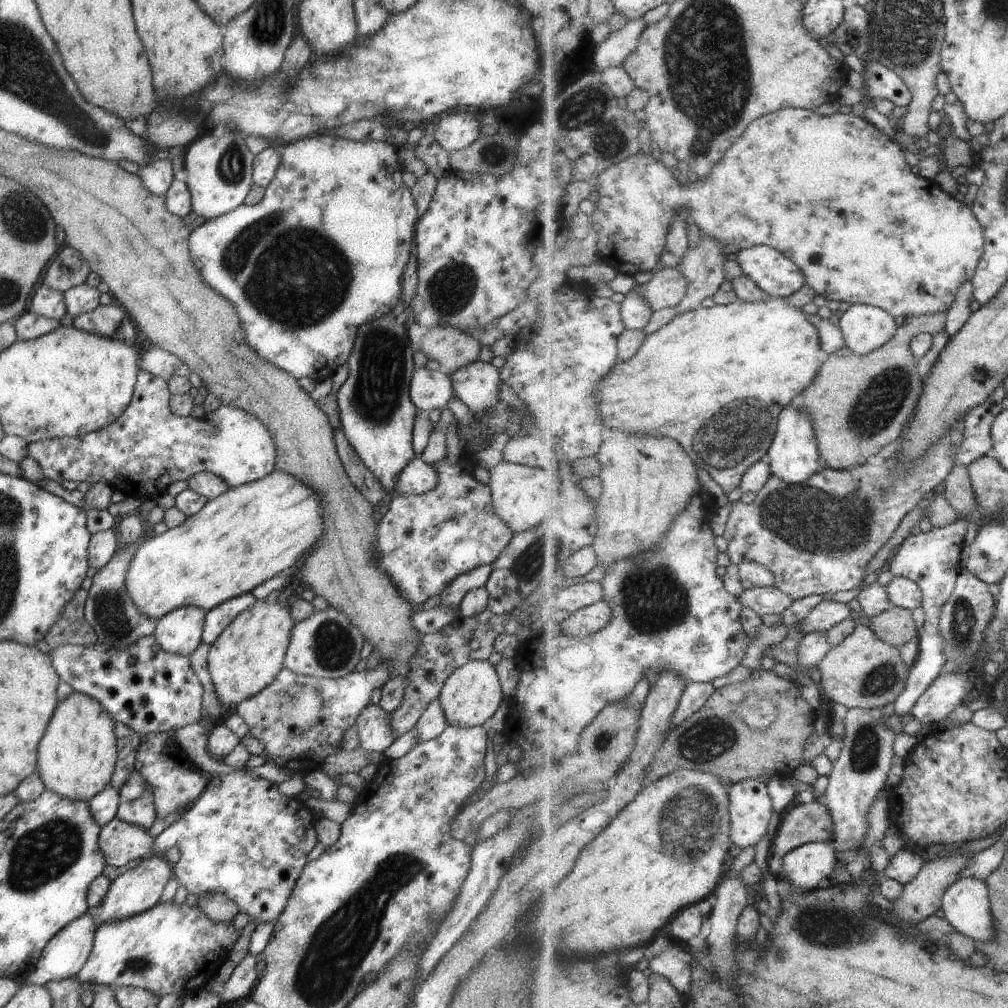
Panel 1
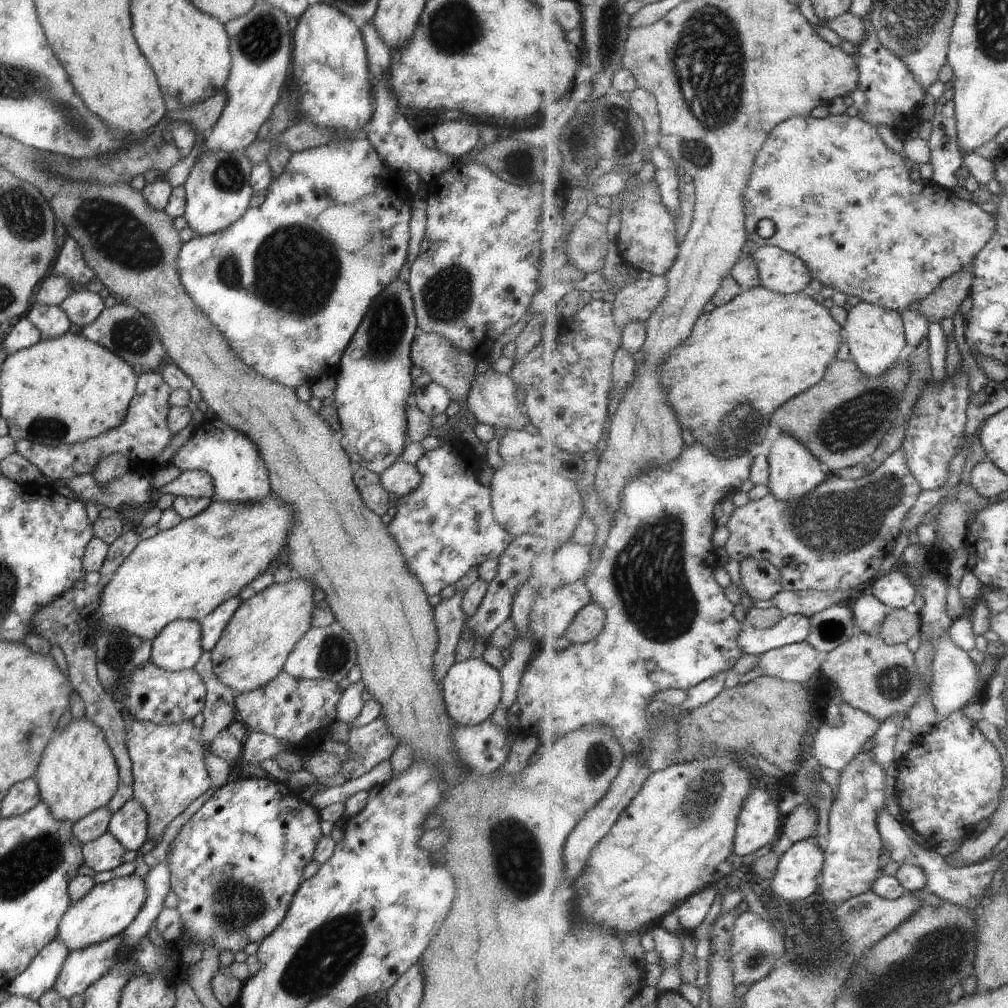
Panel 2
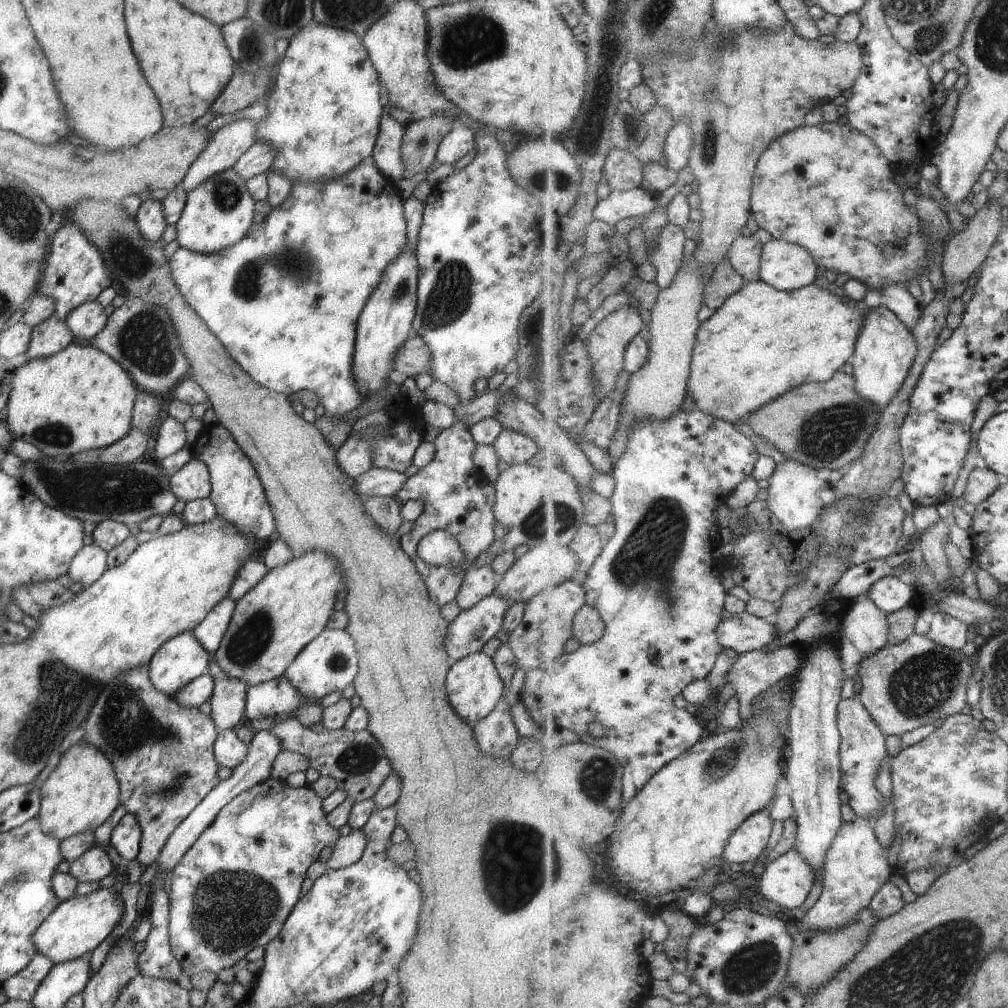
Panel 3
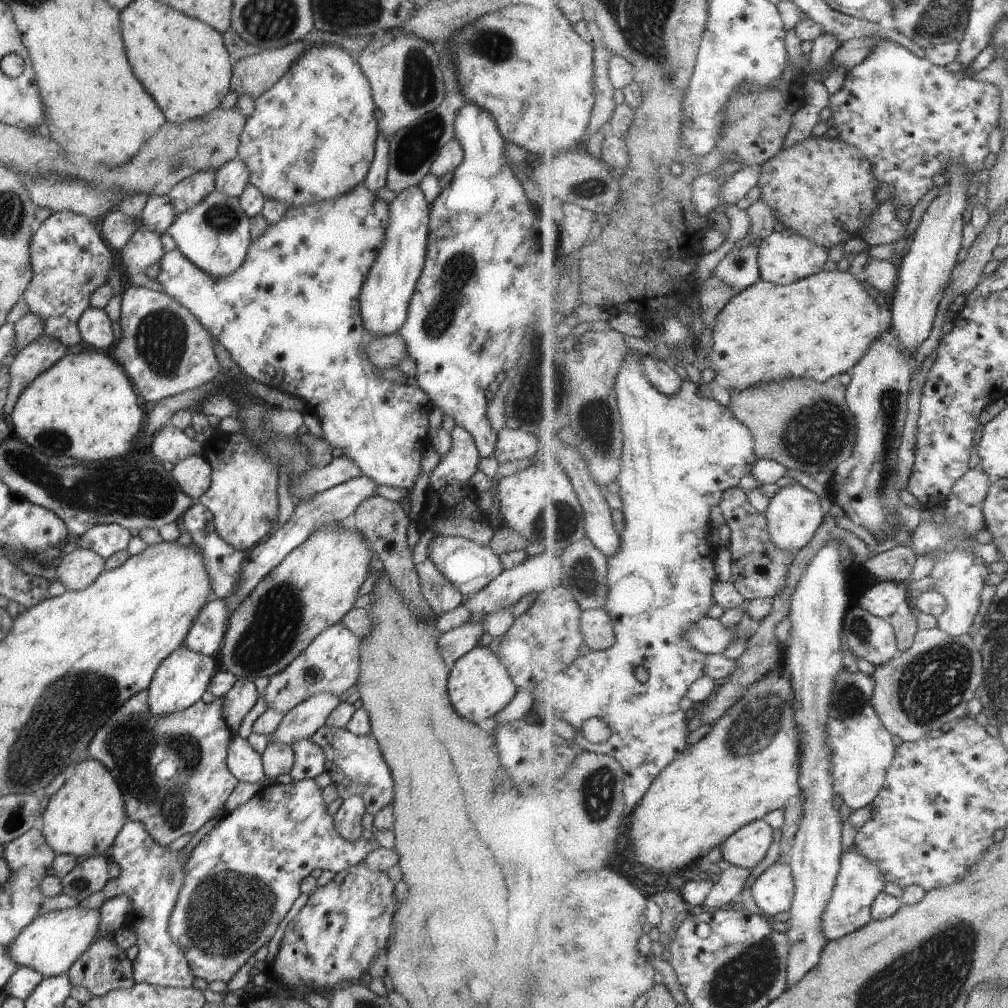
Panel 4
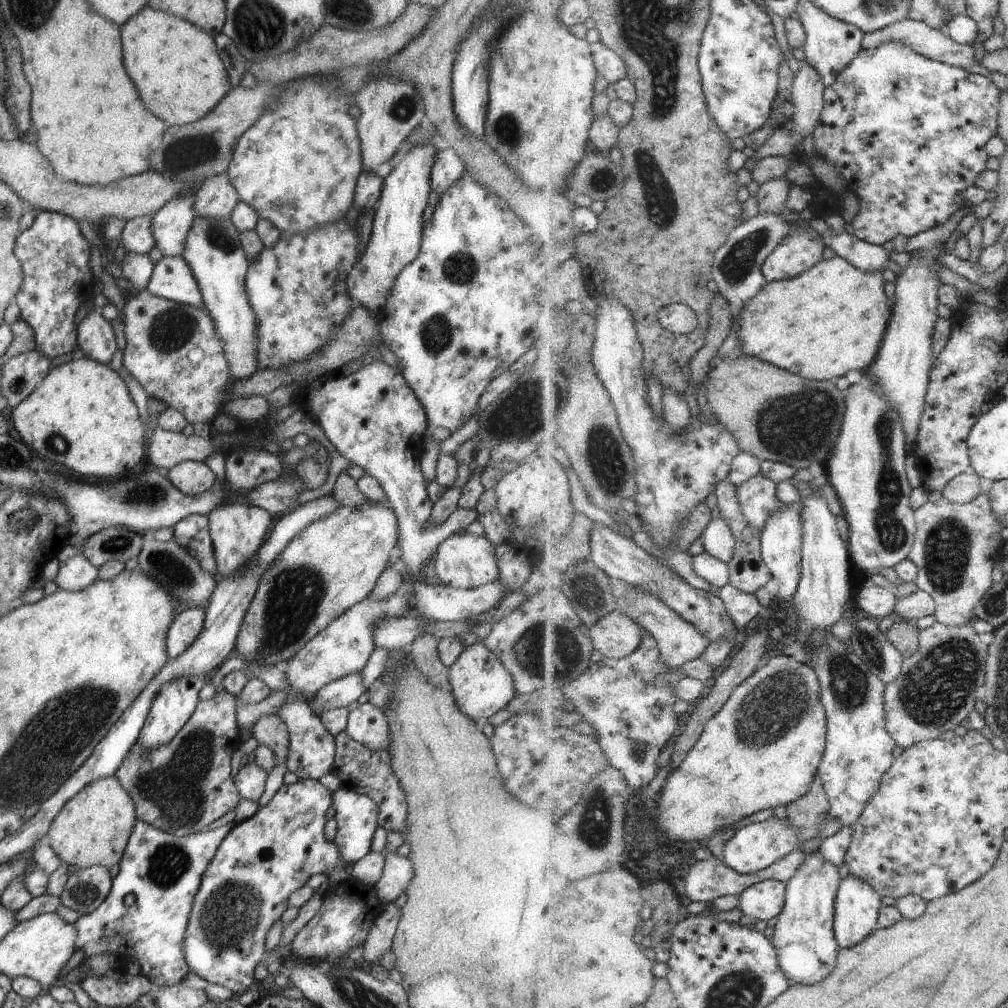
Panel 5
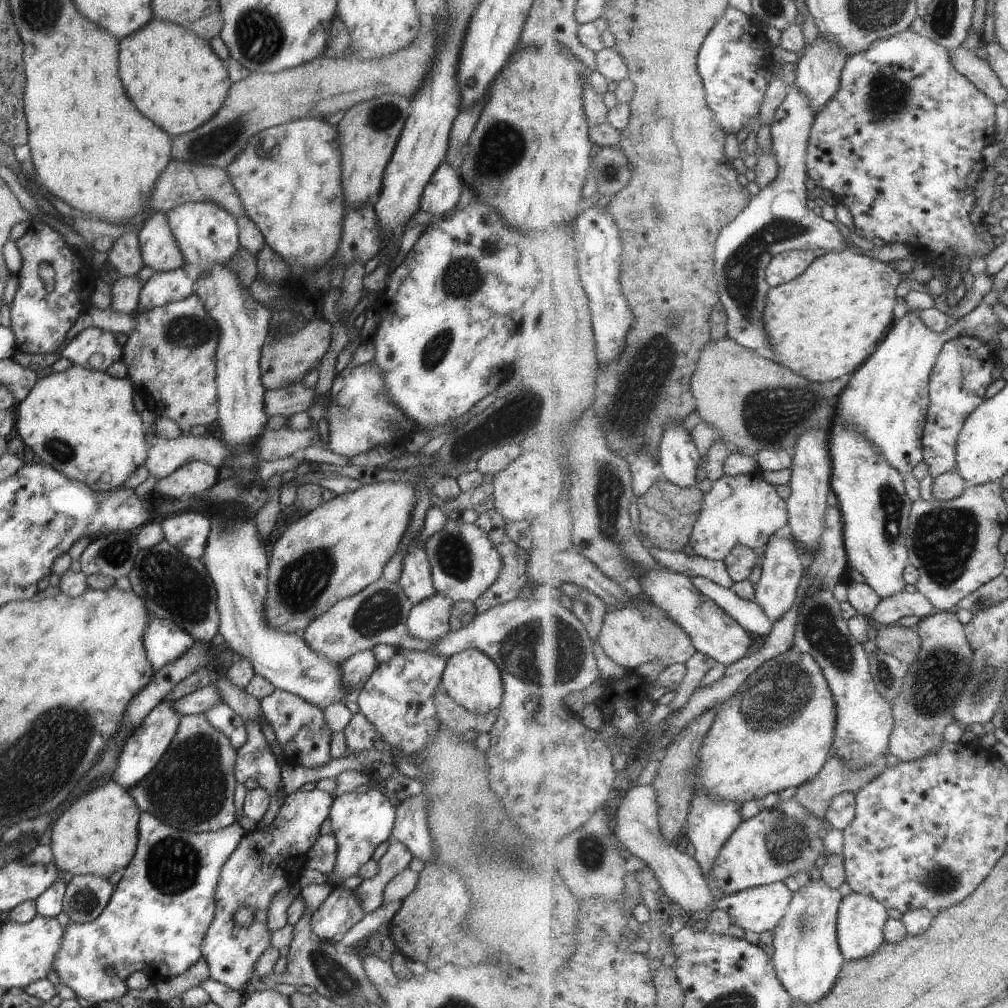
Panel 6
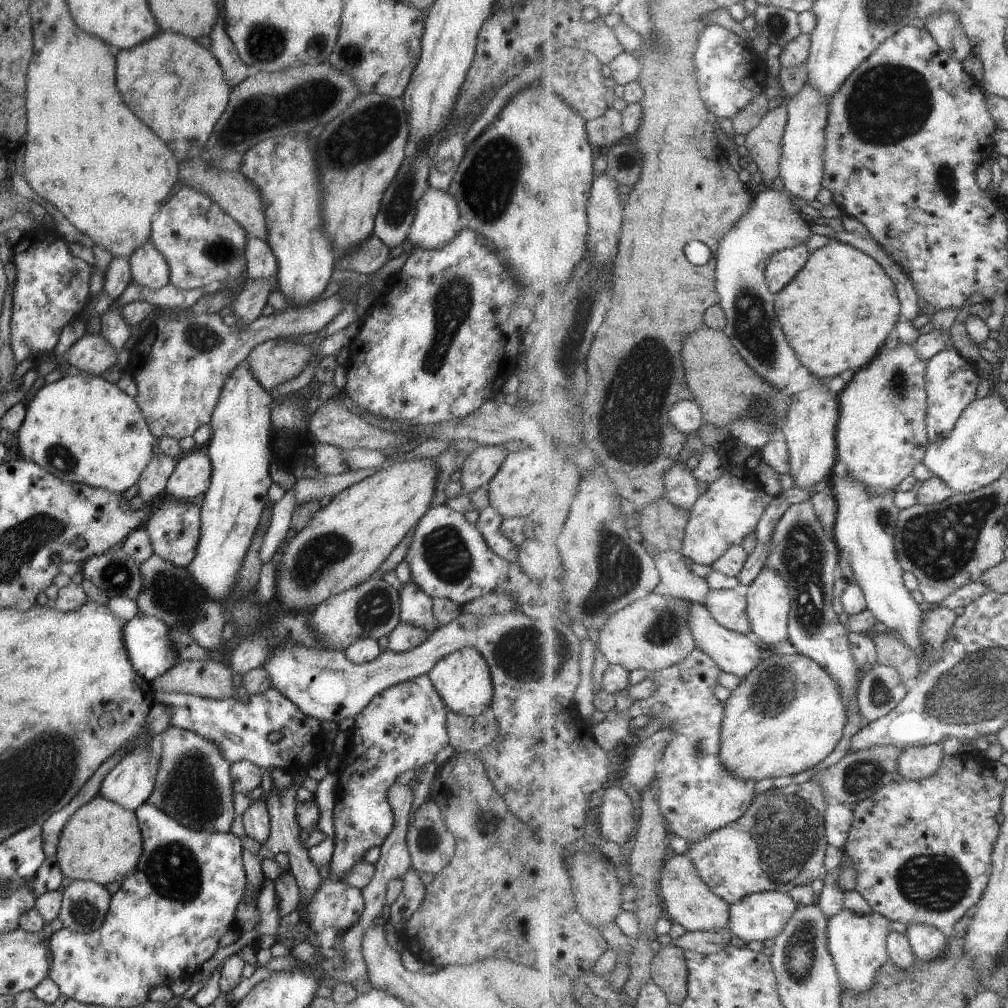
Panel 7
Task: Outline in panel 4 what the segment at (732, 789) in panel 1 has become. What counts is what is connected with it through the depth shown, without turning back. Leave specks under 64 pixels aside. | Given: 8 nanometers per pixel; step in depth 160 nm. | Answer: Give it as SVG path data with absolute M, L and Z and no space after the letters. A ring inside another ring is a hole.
M764 818L746 824L722 844L722 858L735 866L755 868L773 844L773 830Z

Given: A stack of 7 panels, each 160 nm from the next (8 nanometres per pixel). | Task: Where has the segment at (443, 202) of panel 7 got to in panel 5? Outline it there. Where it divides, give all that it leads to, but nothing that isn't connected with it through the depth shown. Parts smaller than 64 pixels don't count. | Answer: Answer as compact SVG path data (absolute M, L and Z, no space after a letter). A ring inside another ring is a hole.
M451 147L437 151L430 168L430 190L439 195L445 193L463 171L464 164Z

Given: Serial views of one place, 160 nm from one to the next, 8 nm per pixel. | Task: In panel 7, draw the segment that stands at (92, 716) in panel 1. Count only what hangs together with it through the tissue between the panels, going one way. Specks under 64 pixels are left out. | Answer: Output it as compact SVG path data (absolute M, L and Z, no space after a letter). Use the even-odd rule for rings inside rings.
M97 794L67 818L54 856L62 876L105 886L110 882L121 882L121 877L135 866L141 853L142 838L134 811Z

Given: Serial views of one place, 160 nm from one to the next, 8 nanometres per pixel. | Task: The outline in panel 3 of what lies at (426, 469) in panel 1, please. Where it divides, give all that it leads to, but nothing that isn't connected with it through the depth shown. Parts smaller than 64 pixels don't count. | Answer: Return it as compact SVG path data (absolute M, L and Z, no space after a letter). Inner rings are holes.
M373 467L353 478L354 491L362 499L372 496L393 497L406 481L403 473L381 467Z

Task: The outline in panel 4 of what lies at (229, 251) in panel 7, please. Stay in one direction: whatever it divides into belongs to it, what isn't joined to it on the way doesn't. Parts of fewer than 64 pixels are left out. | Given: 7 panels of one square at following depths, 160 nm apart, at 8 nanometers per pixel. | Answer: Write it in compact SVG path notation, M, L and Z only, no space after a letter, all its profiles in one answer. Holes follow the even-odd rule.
M237 157L223 163L214 174L214 190L228 197L238 197L246 187L248 170L243 161Z

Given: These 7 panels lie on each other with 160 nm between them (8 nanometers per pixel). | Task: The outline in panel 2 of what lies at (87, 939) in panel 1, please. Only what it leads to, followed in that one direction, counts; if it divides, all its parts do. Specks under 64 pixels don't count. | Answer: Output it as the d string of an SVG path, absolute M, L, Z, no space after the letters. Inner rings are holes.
M53 937L27 965L27 968L12 978L5 986L9 995L37 1000L47 989L50 989L63 966L68 948Z

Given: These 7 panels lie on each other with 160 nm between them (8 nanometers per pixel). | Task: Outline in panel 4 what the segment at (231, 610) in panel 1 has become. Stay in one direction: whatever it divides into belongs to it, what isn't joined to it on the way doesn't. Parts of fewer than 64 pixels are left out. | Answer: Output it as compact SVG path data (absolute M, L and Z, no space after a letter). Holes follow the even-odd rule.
M210 599L195 615L181 645L210 656L221 644L227 619L228 608L222 599Z

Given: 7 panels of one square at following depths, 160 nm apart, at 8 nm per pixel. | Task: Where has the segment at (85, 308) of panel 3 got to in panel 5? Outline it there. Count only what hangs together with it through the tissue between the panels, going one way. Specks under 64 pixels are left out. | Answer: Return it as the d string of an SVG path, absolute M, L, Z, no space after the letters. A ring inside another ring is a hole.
M93 308L76 324L76 348L82 356L90 358L92 361L103 364L109 363L111 355L116 350L115 336L111 323L105 321L99 308Z

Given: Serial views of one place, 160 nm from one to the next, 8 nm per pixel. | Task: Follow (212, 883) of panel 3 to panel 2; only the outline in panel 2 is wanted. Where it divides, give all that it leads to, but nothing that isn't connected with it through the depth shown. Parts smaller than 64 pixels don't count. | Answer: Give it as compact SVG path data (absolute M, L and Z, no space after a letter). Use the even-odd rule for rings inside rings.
M232 776L229 778L186 820L169 844L170 892L174 893L179 900L175 909L180 914L179 918L183 928L181 936L185 933L189 938L202 942L203 947L207 943L211 943L219 953L221 951L237 952L242 950L245 944L262 940L263 937L266 937L281 922L283 915L287 912L293 893L301 882L301 871L312 860L316 842L322 835L319 830L319 822L318 809L313 804L303 800L299 794L292 792L292 788L285 782L270 776L266 778Z

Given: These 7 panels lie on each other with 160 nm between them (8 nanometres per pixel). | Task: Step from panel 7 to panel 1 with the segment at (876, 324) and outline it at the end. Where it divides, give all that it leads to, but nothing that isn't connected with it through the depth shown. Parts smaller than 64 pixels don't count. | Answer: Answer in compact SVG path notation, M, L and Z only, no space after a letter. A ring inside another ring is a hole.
M772 298L765 302L748 303L745 301L734 302L728 305L713 305L712 307L700 307L693 311L677 315L669 324L660 328L657 332L645 337L637 354L629 361L617 361L611 375L607 375L598 388L598 414L600 419L611 430L626 431L632 435L661 436L675 439L691 455L693 462L708 472L713 480L719 484L725 494L729 490L735 490L742 484L742 478L755 463L763 460L768 454L778 431L778 422L781 410L800 399L802 392L811 386L821 369L819 364L819 332L817 328L807 320L806 314L800 308L790 305L786 299Z

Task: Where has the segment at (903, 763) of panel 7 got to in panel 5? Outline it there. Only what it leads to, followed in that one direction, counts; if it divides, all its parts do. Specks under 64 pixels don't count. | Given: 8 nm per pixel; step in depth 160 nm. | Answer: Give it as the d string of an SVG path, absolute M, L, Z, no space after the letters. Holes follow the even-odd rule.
M935 622L920 631L917 654L904 659L902 673L892 683L886 683L886 729L898 746L905 750L965 724L977 700L985 698L990 654L987 646L971 624L950 627Z

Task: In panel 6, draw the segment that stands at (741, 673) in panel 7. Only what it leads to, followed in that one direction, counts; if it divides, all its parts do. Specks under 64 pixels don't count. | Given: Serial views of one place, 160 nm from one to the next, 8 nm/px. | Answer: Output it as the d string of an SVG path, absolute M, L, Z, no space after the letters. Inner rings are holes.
M670 569L651 570L642 578L642 584L643 594L652 604L663 608L663 612L687 632L697 652L711 656L715 662L726 667L745 658L747 648L751 646L751 636L743 626L739 626L737 620L733 620L711 598L697 590L688 575Z

